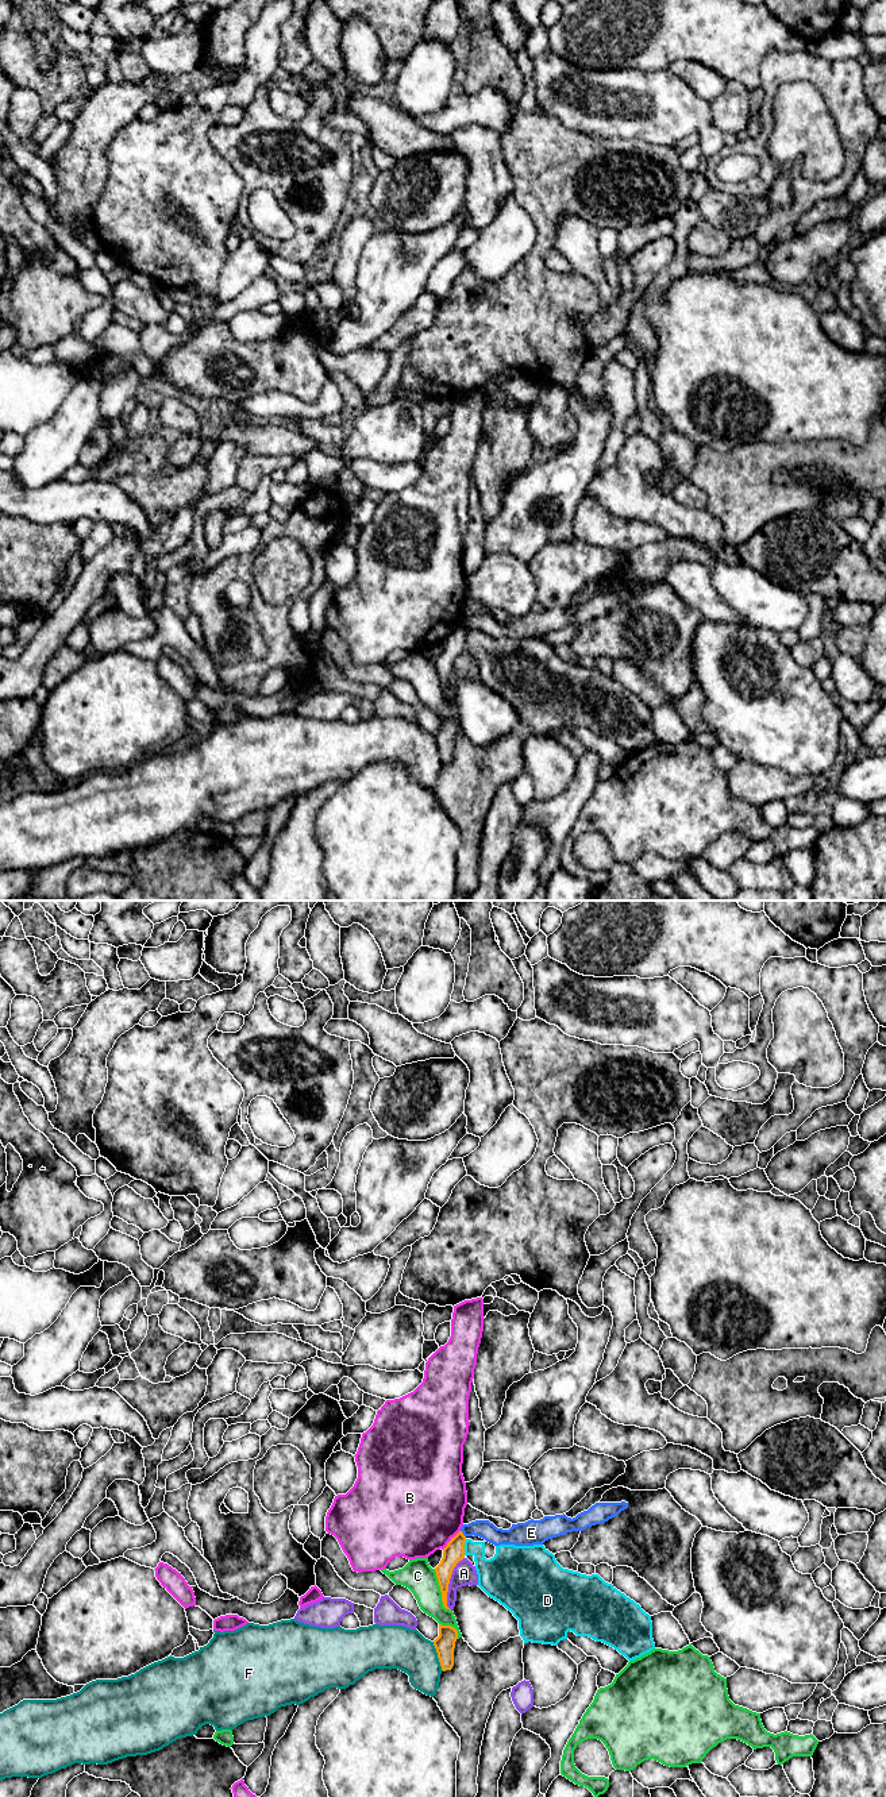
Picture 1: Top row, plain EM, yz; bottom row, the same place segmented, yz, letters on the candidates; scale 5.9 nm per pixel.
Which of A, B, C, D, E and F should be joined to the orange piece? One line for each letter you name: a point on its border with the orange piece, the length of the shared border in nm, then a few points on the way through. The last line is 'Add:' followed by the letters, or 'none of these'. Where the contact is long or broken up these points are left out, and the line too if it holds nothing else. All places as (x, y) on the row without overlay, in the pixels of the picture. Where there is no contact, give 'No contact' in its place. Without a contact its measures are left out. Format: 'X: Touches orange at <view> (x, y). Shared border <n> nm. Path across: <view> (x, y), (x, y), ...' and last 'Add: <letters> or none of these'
Add: none of these

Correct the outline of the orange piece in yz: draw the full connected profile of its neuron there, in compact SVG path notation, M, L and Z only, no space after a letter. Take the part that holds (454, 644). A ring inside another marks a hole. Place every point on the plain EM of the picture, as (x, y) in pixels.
M459 624L454 631L451 631L451 633L443 641L443 651L440 656L435 660L438 675L442 685L443 699L446 702L450 702L447 699L447 685L450 671L457 656L465 651L465 635L466 629L462 624Z

